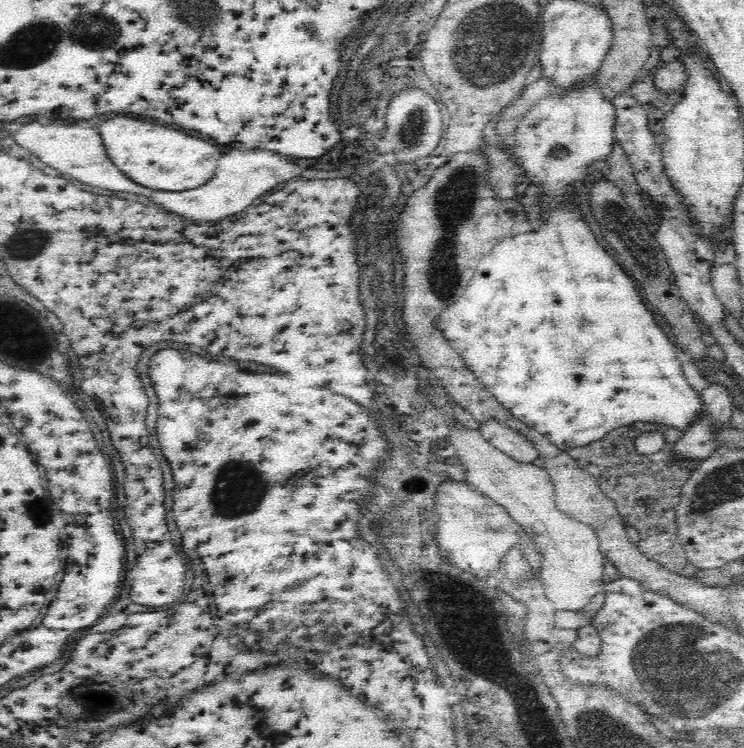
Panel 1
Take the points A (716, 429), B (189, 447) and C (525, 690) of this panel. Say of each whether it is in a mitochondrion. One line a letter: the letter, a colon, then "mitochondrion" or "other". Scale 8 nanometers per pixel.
A: other
B: other
C: other

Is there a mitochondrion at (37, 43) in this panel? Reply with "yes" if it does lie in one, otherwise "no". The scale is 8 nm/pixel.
yes

